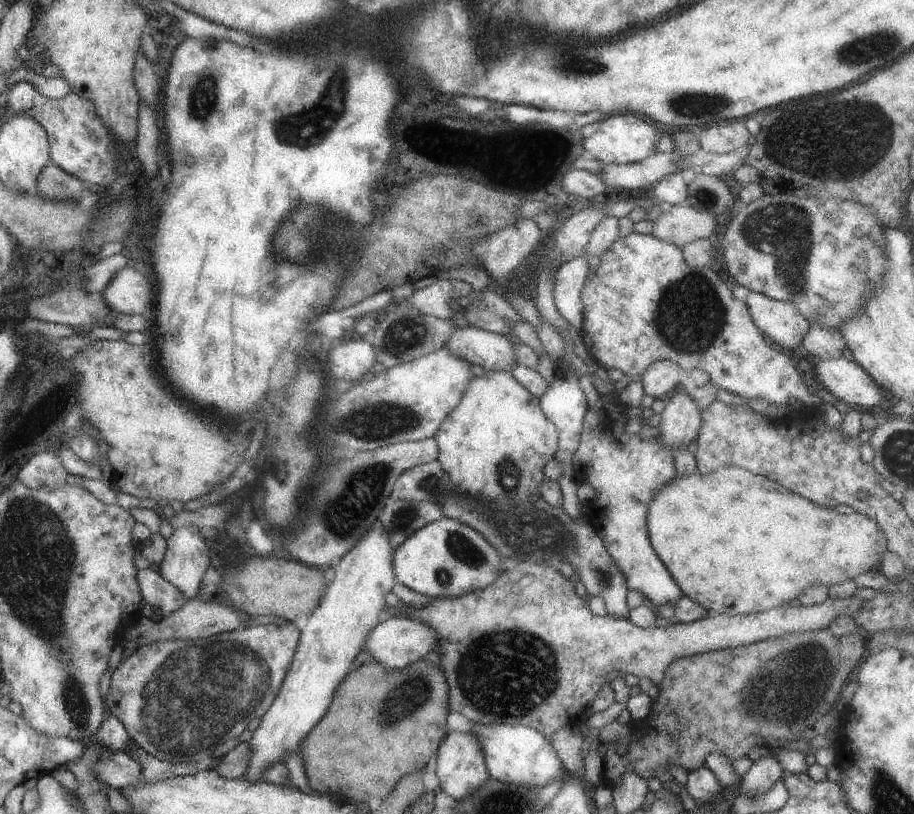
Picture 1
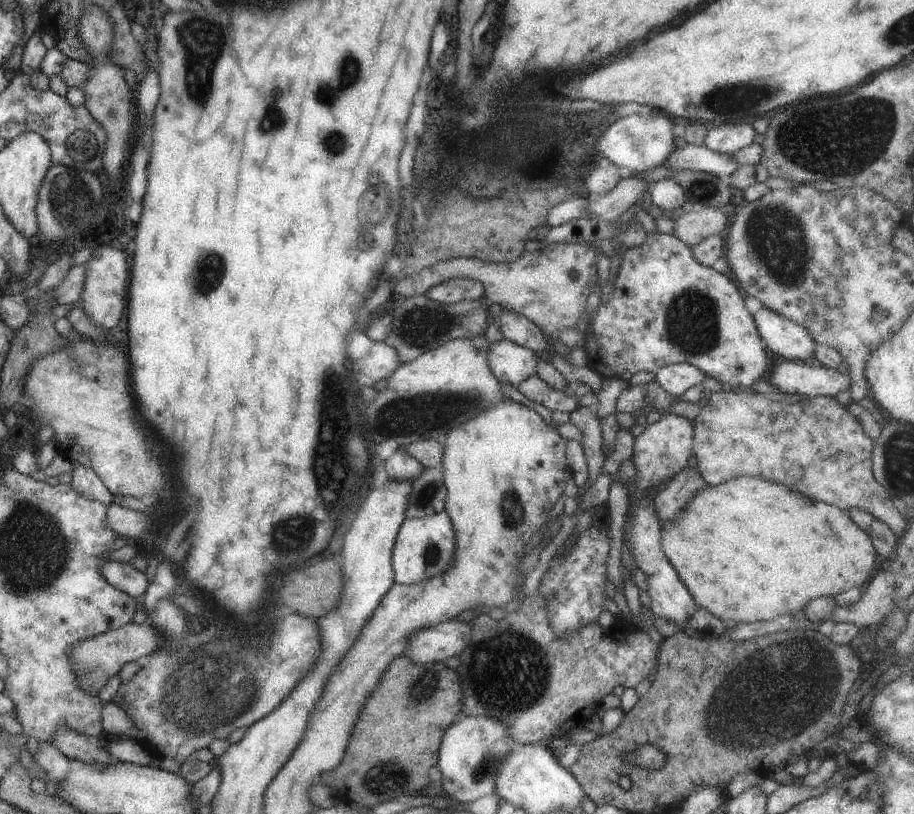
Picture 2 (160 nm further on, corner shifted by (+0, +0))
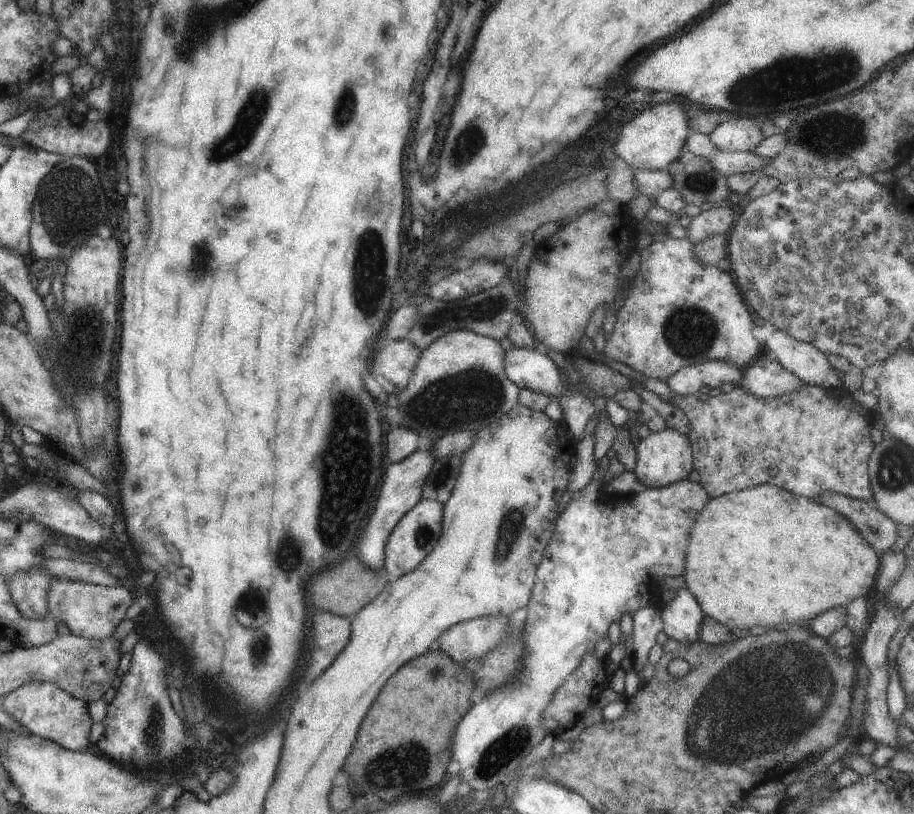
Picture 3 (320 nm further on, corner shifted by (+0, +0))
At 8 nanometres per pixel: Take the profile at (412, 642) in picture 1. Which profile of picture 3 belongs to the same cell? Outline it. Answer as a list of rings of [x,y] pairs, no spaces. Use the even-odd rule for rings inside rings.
[[[486,616],[454,624],[435,641],[451,660],[464,663],[491,652],[506,636],[508,620],[504,616]]]

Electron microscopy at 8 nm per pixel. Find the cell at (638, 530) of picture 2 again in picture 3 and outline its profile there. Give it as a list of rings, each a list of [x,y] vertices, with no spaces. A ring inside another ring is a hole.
[[[677,589],[675,597],[665,605],[659,616],[667,639],[684,645],[699,642],[698,630],[704,614],[687,589]]]

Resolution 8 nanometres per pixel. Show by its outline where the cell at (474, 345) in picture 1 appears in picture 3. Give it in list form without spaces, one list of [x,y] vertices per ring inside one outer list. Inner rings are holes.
[[[512,346],[504,351],[503,366],[504,375],[519,389],[537,391],[555,399],[566,388],[552,358],[535,348]]]

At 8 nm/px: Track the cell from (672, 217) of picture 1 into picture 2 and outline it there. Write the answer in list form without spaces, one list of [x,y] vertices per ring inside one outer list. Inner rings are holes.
[[[704,207],[696,212],[683,213],[673,219],[673,236],[688,247],[695,246],[704,238],[721,234],[727,226],[723,208]]]

